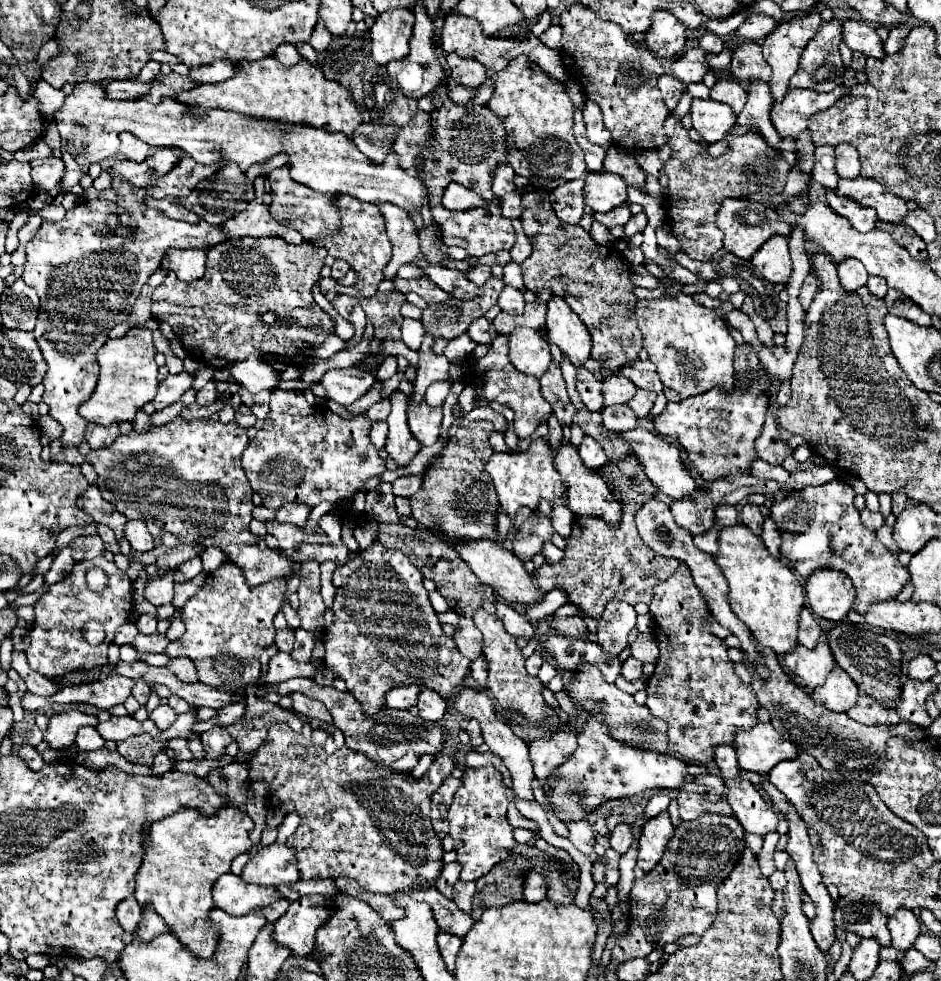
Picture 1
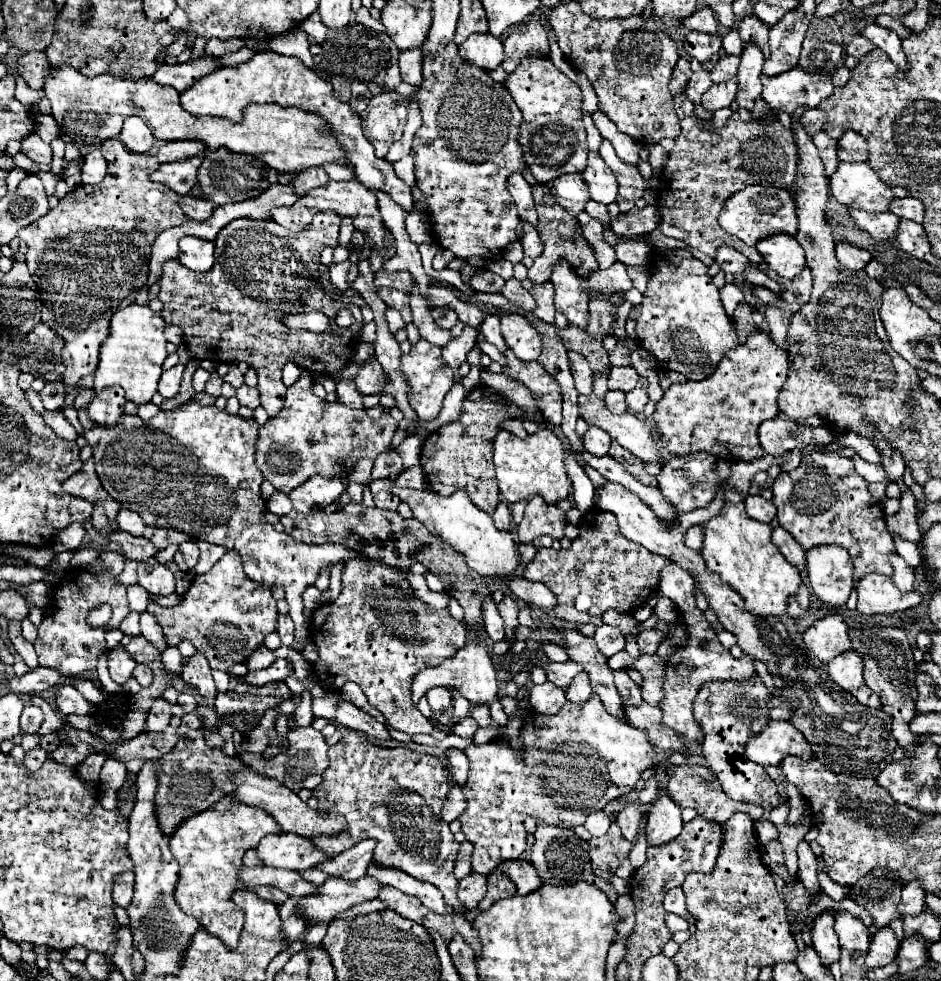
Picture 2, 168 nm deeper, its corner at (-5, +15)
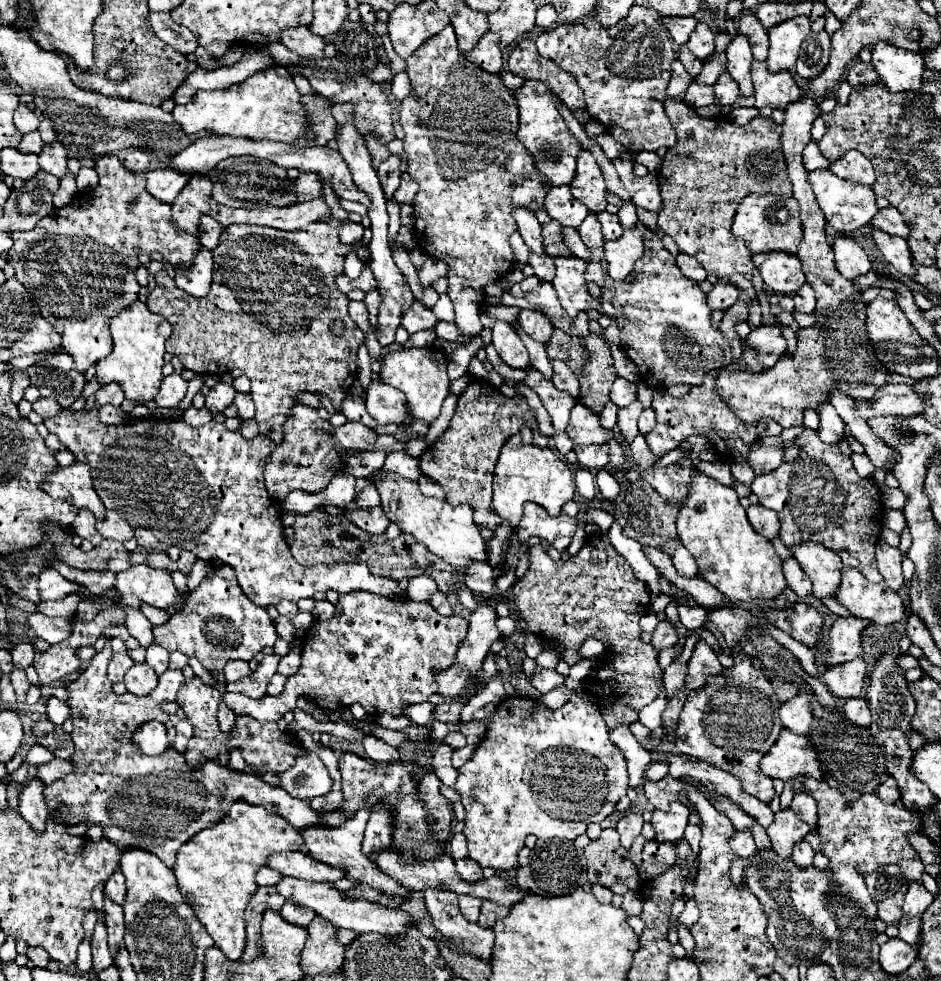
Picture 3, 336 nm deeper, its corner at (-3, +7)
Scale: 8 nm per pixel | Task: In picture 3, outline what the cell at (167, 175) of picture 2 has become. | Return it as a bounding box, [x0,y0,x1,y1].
[147,168,189,204]

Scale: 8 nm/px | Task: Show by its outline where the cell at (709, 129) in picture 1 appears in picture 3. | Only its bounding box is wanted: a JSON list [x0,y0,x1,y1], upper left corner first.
[713,72,739,106]

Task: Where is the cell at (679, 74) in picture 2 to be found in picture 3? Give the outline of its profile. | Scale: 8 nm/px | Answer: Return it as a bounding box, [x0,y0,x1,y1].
[667,60,693,100]

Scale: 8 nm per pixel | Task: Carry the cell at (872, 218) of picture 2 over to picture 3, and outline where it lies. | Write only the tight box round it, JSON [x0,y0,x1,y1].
[873,230,915,278]

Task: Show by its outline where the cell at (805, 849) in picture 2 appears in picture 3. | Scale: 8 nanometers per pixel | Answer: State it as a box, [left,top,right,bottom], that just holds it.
[793,840,815,868]

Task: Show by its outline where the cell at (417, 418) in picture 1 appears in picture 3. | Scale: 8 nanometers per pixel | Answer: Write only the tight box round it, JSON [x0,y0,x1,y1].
[381,347,449,422]

